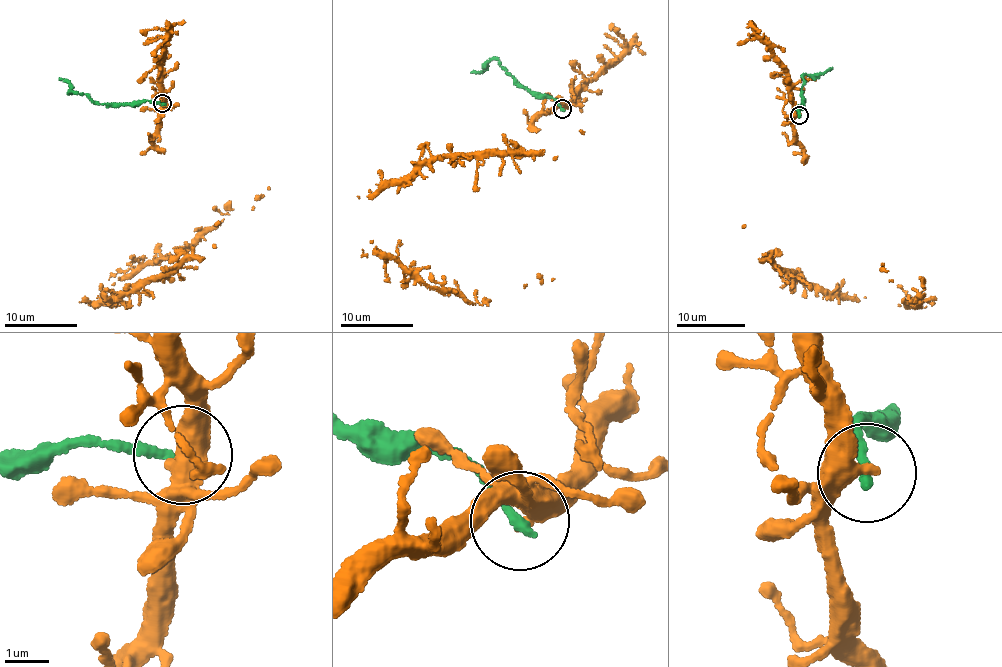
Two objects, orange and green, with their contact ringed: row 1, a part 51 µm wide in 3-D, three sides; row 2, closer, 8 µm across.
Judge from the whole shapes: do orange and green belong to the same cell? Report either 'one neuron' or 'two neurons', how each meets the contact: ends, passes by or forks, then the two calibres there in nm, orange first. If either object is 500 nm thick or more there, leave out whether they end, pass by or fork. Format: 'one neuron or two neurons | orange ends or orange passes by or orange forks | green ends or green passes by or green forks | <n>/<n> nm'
two neurons | orange passes by | green ends | 340/240 nm

